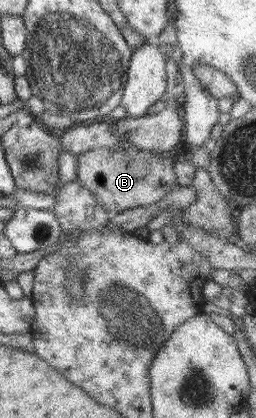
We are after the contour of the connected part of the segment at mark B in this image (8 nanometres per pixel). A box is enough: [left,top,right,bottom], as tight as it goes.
[76,148,180,215]

